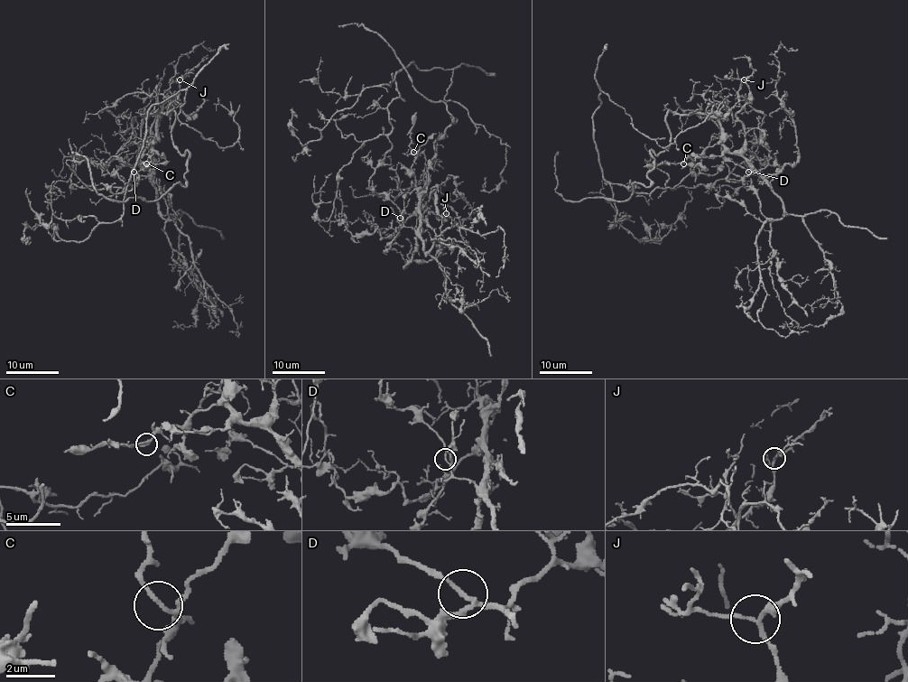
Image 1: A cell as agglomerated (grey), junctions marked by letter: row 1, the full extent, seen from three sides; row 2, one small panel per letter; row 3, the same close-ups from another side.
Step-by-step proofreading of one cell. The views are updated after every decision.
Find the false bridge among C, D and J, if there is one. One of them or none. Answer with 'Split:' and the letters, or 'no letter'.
Split: D

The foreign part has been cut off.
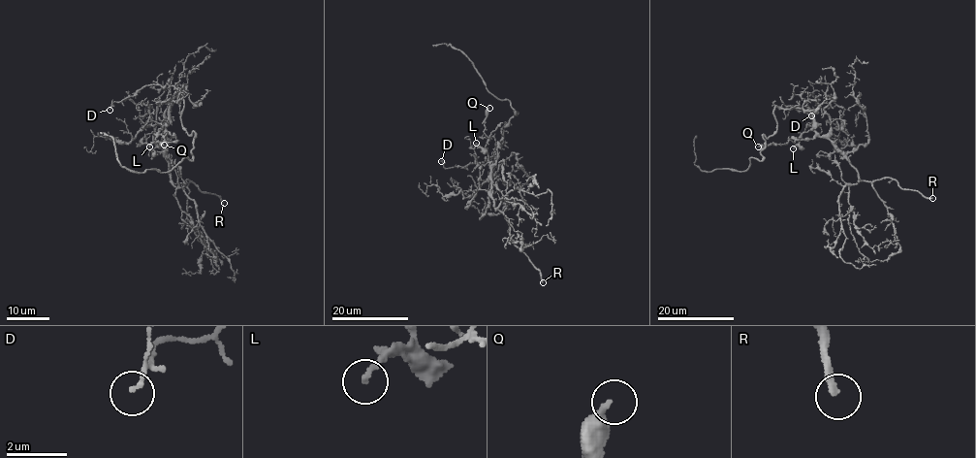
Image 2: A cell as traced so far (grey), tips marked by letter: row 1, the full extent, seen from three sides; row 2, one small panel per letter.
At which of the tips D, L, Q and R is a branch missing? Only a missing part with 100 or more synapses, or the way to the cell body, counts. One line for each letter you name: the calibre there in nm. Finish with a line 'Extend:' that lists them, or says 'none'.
R: calibre 240 nm
Extend: R

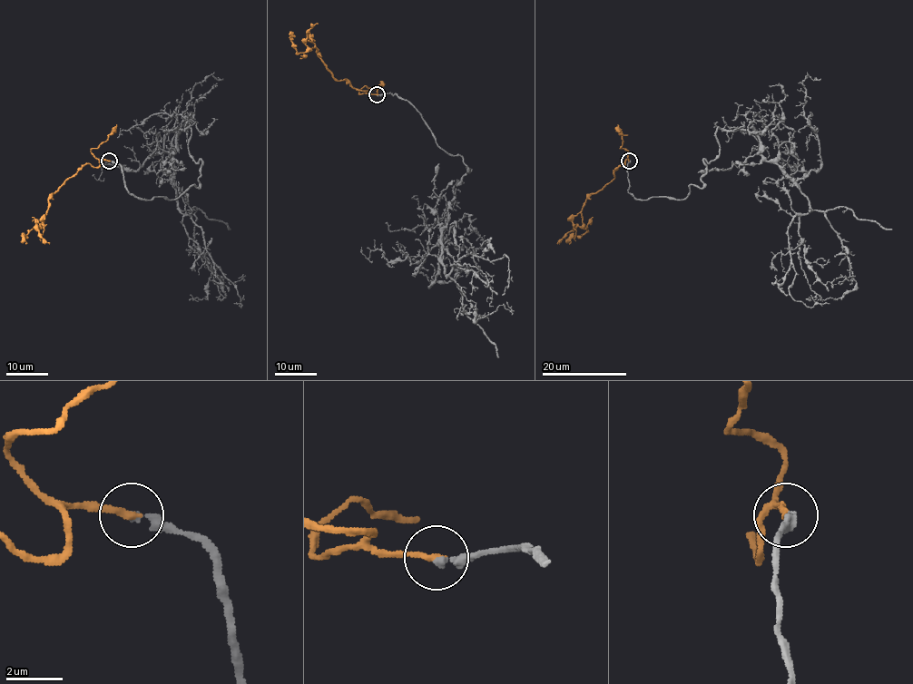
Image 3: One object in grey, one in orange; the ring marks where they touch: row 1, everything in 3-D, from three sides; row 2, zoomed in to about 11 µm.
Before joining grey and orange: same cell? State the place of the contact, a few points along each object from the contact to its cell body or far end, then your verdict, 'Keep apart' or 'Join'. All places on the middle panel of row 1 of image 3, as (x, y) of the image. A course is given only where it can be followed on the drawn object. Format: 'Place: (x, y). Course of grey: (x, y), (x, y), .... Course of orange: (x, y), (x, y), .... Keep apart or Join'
Place: (377, 94). Course of grey: (377, 94), (408, 102), (468, 167), (440, 227), (444, 271), (469, 253), (505, 254), (502, 295). Course of orange: (377, 94), (354, 88), (345, 79), (337, 81), (315, 48), (298, 53), (289, 31). Join

